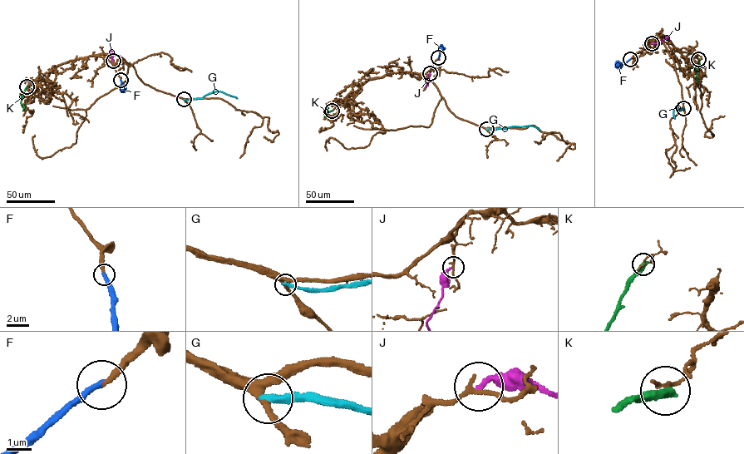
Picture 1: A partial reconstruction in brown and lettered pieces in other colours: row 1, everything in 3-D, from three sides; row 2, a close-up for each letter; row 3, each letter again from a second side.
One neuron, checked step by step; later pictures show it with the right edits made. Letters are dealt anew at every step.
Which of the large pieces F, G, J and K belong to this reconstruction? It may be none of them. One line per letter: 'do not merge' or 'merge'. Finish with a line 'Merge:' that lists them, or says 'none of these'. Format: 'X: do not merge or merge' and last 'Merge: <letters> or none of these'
F: merge
G: do not merge
J: do not merge
K: do not merge
Merge: F

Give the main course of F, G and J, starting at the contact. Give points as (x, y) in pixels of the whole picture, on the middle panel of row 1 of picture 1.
F: (438, 57), (440, 48), (443, 46)
G: (486, 129), (529, 125), (540, 130)
J: (430, 72), (426, 87)

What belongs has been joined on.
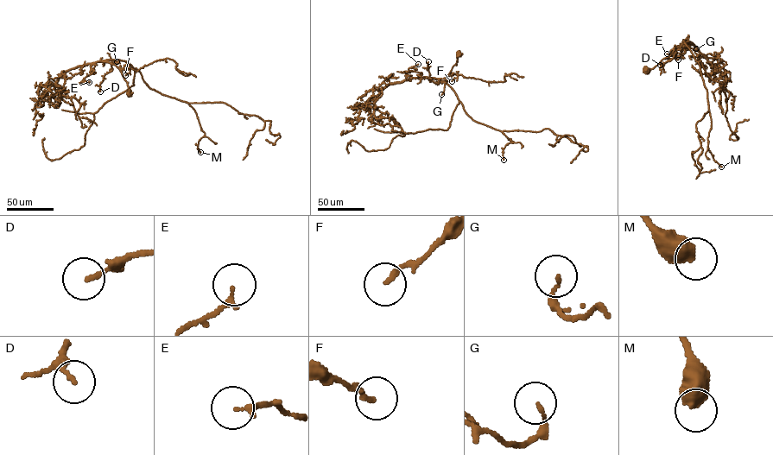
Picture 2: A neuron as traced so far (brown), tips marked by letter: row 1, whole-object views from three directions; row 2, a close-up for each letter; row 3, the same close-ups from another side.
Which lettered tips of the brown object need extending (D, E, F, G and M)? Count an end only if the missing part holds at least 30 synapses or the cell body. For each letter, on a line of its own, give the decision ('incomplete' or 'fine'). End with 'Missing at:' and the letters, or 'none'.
D: fine
E: fine
F: fine
G: fine
M: fine
Missing at: none

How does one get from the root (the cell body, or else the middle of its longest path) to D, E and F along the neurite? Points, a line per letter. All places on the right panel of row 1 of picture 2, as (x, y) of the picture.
D: (647, 71), (681, 46), (684, 53), (660, 65)
E: (647, 71), (678, 49), (684, 41), (674, 53), (667, 53)
F: (647, 71), (673, 53), (674, 47), (674, 55), (678, 60)

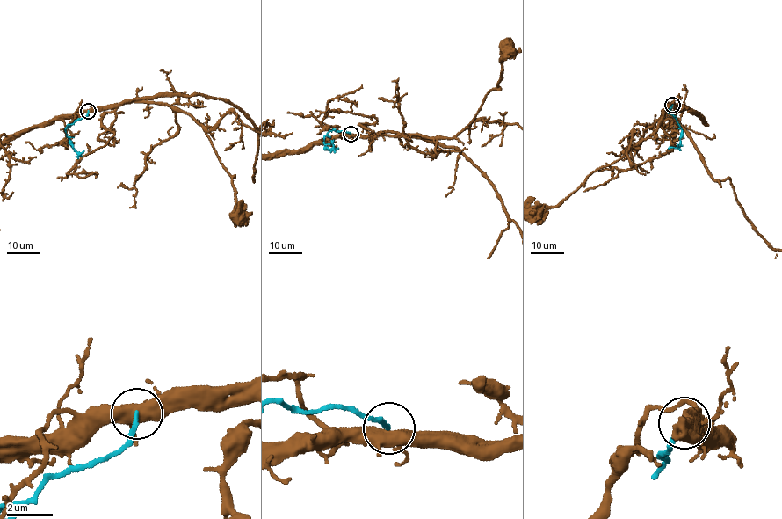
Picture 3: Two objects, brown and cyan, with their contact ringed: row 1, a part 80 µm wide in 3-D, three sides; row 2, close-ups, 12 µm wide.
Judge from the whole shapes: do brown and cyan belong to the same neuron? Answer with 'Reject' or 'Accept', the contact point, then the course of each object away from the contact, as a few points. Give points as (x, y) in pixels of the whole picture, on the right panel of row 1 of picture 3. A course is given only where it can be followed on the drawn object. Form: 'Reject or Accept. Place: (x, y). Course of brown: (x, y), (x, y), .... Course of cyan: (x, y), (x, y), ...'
Reject. Place: (672, 105). Course of brown: (672, 105), (667, 106), (655, 131), (619, 159), (596, 169), (558, 204), (547, 206), (535, 215). Course of cyan: (672, 105), (669, 113), (682, 130), (682, 135), (677, 146), (669, 149)

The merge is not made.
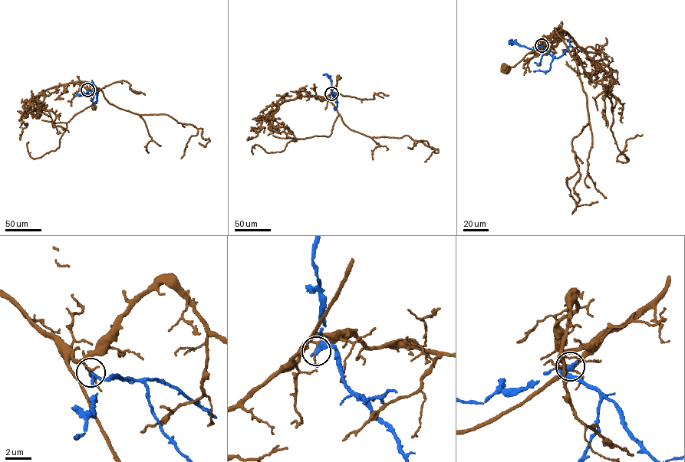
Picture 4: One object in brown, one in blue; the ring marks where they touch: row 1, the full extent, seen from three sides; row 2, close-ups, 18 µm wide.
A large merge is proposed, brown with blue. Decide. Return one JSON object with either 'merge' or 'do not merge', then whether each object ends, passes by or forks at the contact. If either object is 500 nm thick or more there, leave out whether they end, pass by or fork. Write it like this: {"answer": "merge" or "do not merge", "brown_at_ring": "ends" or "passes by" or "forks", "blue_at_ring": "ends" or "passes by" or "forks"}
{"answer": "do not merge", "brown_at_ring": "passes by", "blue_at_ring": "passes by"}

